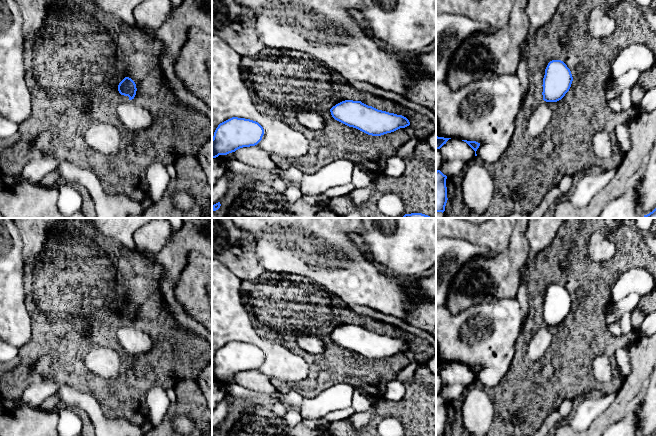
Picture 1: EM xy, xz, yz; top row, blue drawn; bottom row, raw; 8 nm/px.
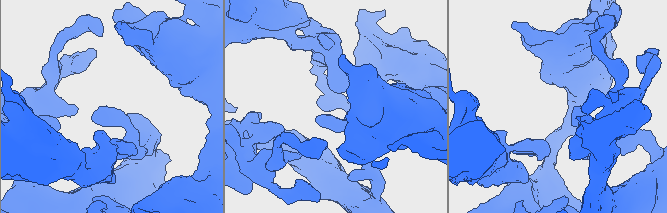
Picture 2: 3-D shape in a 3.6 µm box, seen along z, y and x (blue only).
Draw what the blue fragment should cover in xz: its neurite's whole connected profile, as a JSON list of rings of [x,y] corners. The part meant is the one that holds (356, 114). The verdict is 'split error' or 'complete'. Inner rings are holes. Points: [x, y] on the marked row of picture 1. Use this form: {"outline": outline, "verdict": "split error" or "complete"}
{"outline": [[[342,101],[333,106],[330,112],[335,120],[372,136],[381,136],[410,125],[402,115],[378,110],[361,101]]], "verdict": "complete"}

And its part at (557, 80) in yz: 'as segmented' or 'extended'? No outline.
as segmented

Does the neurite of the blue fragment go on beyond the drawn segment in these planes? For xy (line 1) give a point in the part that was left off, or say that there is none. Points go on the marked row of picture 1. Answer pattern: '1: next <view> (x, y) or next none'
1: next none

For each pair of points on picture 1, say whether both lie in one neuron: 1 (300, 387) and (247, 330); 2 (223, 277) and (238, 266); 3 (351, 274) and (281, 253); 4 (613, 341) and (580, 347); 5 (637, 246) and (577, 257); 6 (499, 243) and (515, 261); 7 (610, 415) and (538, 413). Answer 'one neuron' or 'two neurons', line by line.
1: two neurons
2: two neurons
3: one neuron
4: one neuron
5: one neuron
6: two neurons
7: two neurons

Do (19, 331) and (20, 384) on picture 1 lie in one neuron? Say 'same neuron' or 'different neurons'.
different neurons

